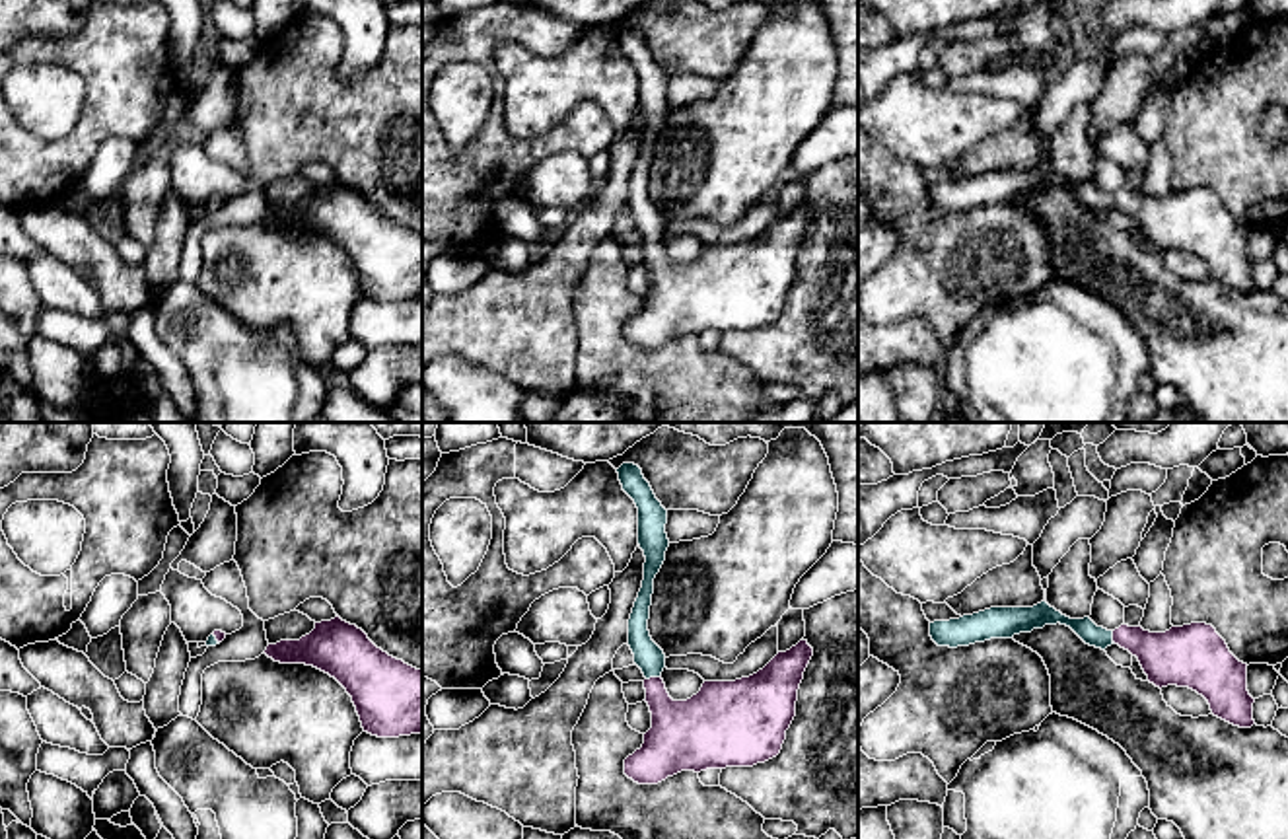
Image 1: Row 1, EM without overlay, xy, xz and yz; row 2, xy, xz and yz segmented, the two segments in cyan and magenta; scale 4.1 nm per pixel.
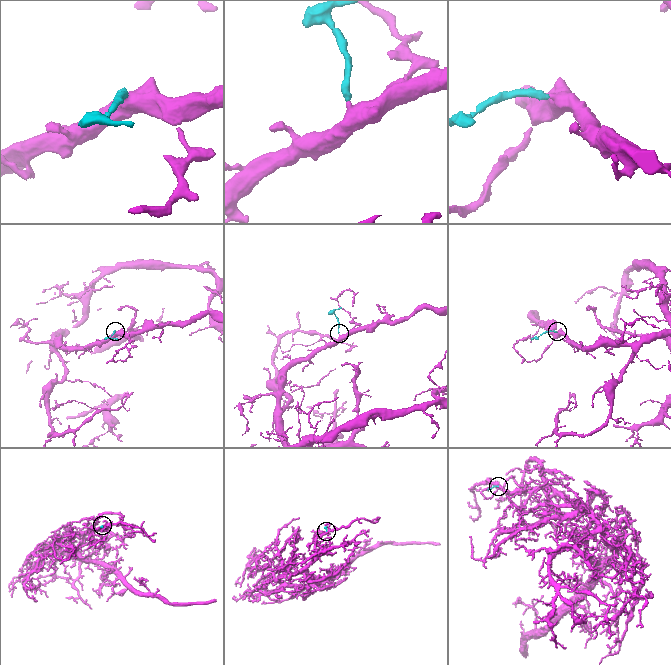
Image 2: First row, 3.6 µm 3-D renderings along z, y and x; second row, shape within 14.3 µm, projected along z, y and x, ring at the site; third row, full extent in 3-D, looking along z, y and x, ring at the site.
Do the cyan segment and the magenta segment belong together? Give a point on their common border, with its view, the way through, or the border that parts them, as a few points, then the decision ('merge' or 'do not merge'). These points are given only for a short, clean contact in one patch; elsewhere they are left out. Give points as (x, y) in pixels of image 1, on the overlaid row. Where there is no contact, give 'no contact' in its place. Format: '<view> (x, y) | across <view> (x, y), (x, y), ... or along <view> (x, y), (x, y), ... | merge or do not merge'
xz (652, 676) | across xz (648, 656), (652, 660), (652, 676), (658, 701), (679, 729) | merge

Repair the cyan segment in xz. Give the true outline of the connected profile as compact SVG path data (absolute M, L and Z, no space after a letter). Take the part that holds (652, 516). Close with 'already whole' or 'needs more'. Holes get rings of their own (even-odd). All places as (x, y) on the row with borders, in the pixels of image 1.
M623 463L617 473L638 508L638 545L646 557L628 619L628 646L646 677L644 701L652 712L642 748L625 759L625 775L638 784L658 784L681 771L753 767L776 757L796 716L798 689L813 648L800 640L749 677L704 681L691 699L673 701L662 679L665 654L648 631L654 578L669 547L667 510L638 465Z; needs more

